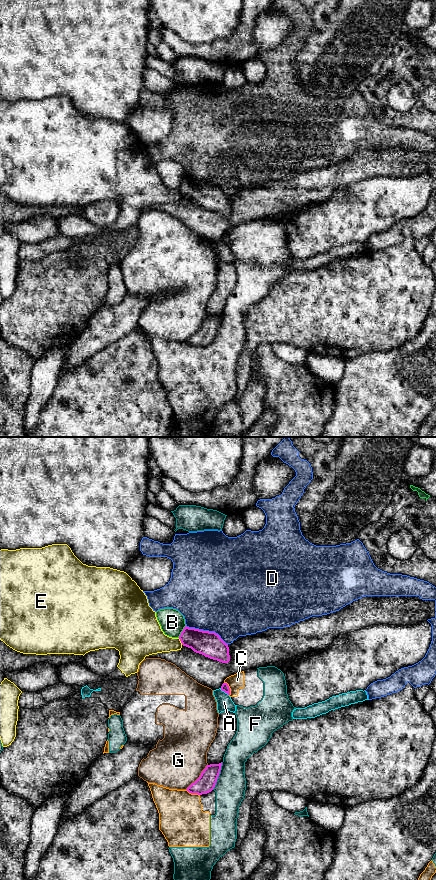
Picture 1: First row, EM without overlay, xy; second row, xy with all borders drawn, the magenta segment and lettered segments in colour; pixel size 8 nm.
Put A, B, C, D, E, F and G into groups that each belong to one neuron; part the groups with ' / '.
A / B / C F / D / E / G

